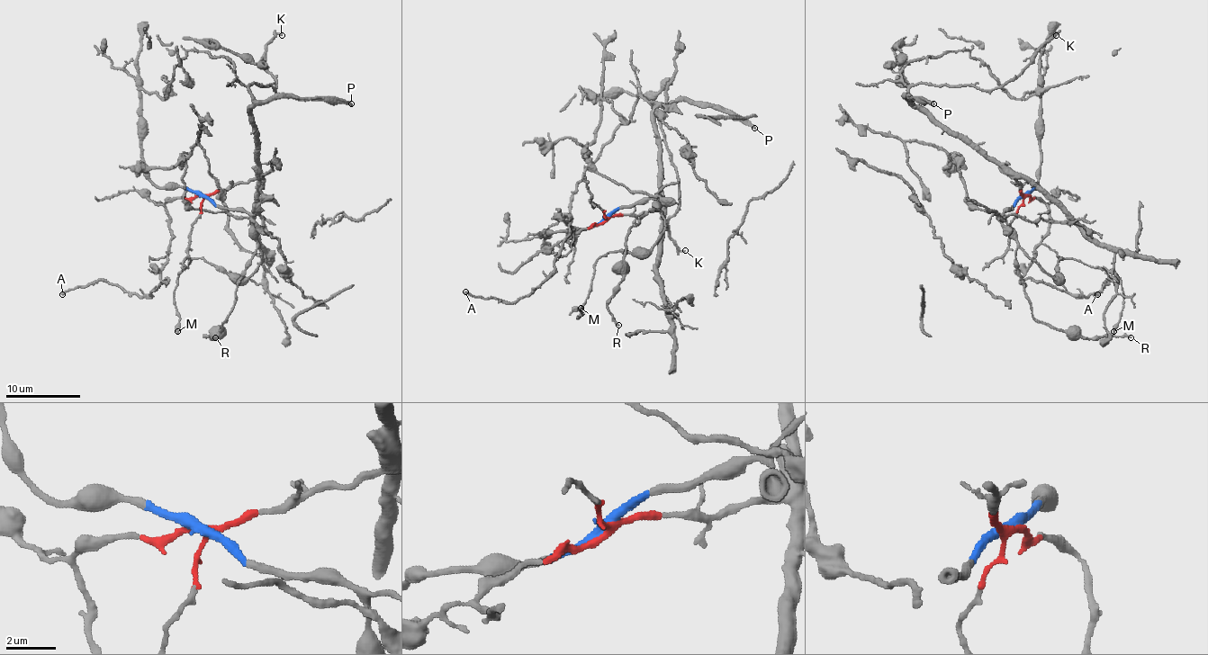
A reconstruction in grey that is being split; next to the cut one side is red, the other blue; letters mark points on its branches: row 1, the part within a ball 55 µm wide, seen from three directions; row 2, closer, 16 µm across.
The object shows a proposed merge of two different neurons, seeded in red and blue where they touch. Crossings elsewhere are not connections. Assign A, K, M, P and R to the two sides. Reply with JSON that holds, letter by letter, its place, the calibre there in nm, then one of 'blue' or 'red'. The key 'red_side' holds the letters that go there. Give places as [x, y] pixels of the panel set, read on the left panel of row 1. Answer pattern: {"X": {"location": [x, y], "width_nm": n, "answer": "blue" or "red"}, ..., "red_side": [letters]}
{"A": {"location": [62, 294], "width_nm": 190, "answer": "red"}, "K": {"location": [282, 35], "width_nm": 110, "answer": "red"}, "M": {"location": [177, 331], "width_nm": 420, "answer": "blue"}, "P": {"location": [351, 103], "width_nm": 320, "answer": "red"}, "R": {"location": [215, 337], "width_nm": 120, "answer": "blue"}, "red_side": ["A", "K", "P"]}

